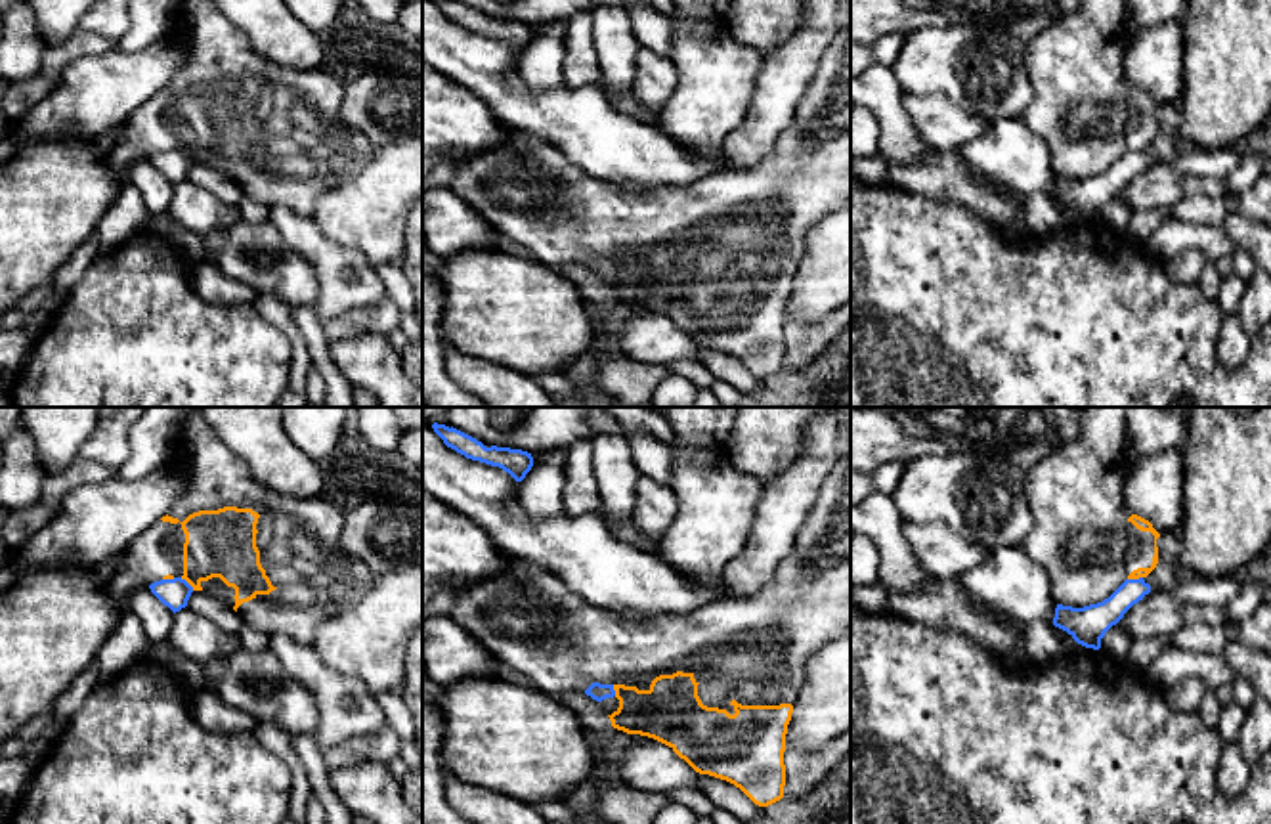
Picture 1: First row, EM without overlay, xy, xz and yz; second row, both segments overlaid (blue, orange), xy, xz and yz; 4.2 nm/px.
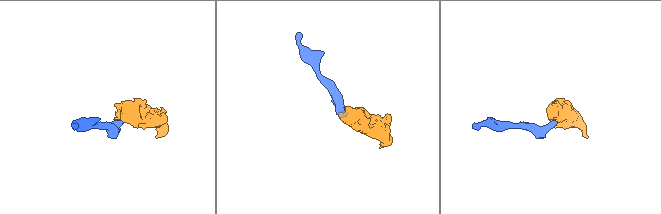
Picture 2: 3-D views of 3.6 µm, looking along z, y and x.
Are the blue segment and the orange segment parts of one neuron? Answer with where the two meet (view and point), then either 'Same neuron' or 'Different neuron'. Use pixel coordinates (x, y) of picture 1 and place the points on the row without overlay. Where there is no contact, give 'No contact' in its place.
Touches blue at xy (188, 155). Different neuron

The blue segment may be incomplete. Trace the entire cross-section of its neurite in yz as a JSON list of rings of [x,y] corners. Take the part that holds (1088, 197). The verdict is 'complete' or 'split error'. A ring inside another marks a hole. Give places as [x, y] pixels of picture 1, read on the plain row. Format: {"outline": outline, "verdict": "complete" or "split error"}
{"outline": [[[1143,149],[1126,151],[1103,174],[1084,180],[1057,176],[1053,197],[1066,203],[1078,216],[1099,222],[1105,205],[1149,164],[1151,157]]], "verdict": "complete"}

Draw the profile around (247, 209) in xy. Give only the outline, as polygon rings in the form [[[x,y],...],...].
[[[243,197],[237,205],[237,222],[245,224],[245,222],[268,222],[269,216],[269,208],[264,203],[258,203],[250,197]]]

